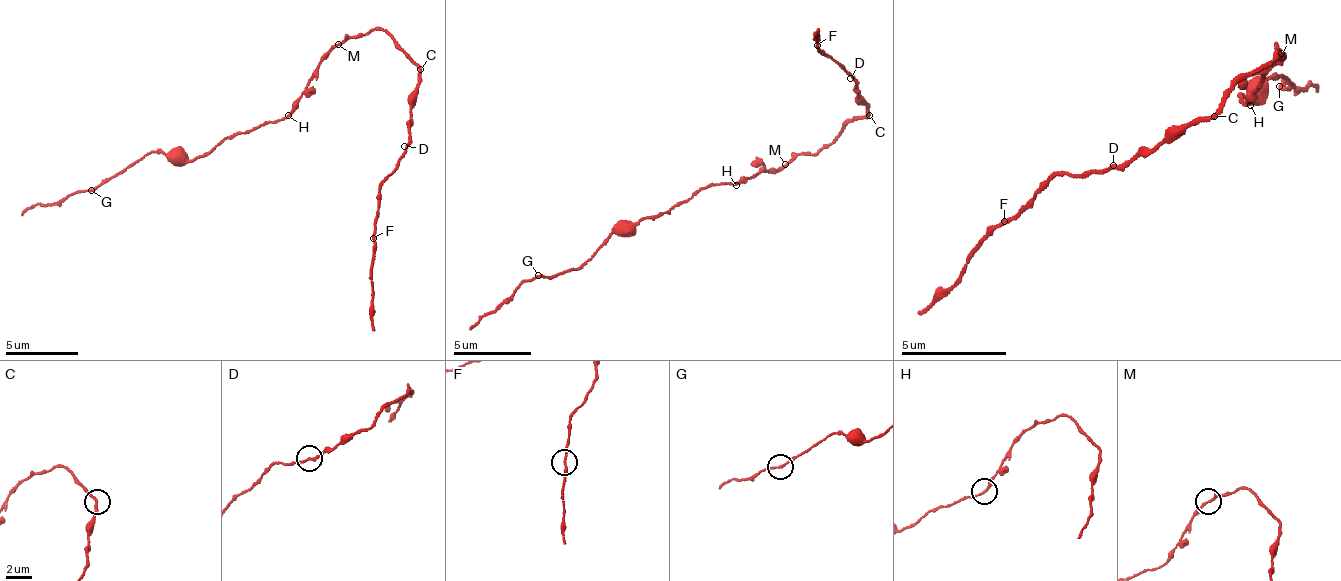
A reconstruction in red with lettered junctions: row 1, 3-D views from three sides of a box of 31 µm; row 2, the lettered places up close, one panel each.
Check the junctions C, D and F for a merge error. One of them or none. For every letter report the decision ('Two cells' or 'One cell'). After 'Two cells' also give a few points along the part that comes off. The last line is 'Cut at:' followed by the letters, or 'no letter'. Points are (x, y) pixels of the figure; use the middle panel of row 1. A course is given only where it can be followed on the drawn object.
C: One cell
D: One cell
F: One cell
Cut at: no letter

